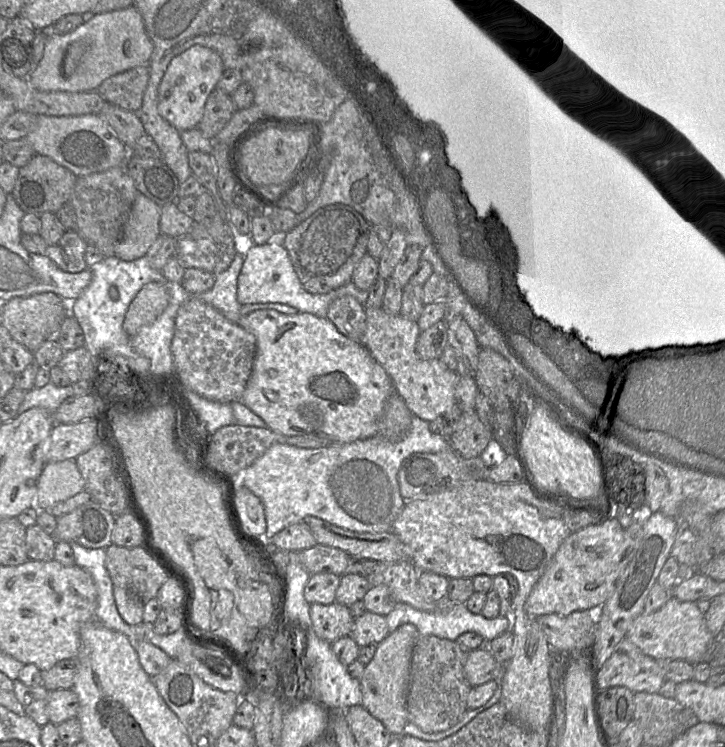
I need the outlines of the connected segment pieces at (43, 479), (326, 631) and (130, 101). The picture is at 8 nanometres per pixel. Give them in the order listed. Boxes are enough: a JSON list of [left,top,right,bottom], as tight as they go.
[[35,459,85,510],[310,602,355,643],[95,66,150,112]]

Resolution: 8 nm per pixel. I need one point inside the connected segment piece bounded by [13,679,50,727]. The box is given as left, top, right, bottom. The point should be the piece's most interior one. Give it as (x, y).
(34, 700)

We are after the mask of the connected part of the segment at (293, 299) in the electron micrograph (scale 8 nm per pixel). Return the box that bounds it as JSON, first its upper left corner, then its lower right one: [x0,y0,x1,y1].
[237,243,369,318]

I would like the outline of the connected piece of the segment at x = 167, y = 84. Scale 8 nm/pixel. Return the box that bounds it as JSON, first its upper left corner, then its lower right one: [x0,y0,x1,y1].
[158,45,225,132]

